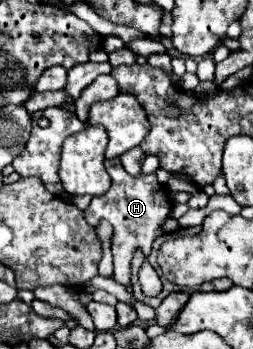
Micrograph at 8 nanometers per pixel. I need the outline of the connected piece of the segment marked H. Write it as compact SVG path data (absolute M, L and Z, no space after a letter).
M111 158L105 160L105 168L109 172L109 176L113 178L111 188L107 190L107 194L103 196L95 196L91 200L91 204L85 210L85 220L91 226L97 226L101 220L107 220L113 224L115 228L115 236L113 236L113 260L115 260L115 282L129 286L131 284L131 258L137 250L148 257L150 255L153 240L157 236L161 236L161 224L163 220L169 216L171 212L171 200L167 198L167 190L163 184L157 182L155 174L139 174L139 176L131 176L123 170L119 158Z

